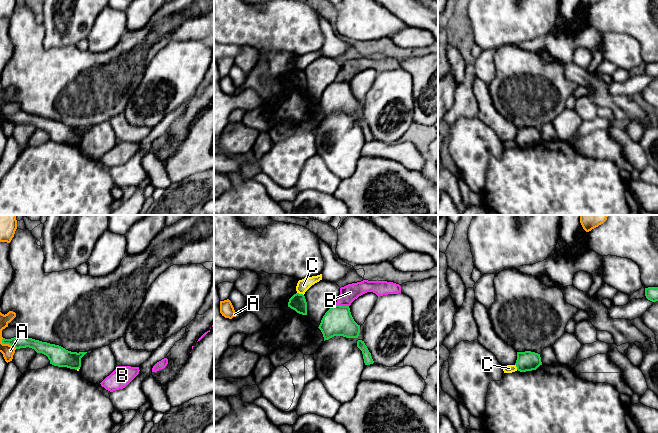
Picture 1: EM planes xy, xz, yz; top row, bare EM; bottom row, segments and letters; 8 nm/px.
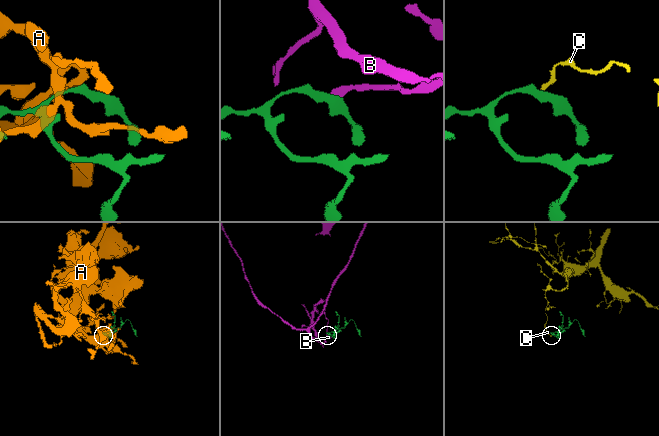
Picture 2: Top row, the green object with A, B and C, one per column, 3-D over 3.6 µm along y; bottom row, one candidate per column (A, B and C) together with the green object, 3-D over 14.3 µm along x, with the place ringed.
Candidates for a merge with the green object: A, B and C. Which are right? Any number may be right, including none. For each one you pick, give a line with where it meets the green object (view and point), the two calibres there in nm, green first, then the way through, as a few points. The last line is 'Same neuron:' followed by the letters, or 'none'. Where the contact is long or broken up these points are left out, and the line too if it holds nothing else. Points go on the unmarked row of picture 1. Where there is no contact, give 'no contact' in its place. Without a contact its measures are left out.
Same neuron: none

